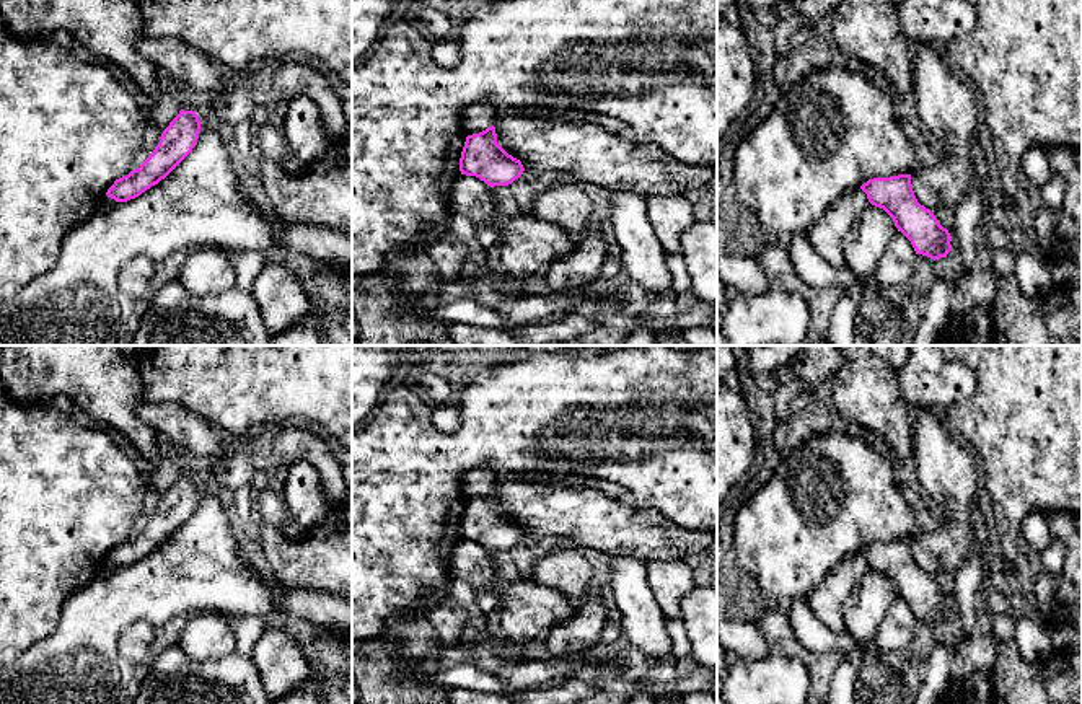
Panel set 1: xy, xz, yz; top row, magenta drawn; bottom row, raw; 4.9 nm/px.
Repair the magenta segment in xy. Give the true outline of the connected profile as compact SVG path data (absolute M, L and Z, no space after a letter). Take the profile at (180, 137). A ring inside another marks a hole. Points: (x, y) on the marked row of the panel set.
M181 109L163 130L150 156L137 169L116 179L106 196L116 202L127 202L158 184L192 152L199 132L199 116L194 111Z

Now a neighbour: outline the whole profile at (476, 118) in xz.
M479 101L463 111L463 127L468 135L479 134L497 121L497 108L489 101Z

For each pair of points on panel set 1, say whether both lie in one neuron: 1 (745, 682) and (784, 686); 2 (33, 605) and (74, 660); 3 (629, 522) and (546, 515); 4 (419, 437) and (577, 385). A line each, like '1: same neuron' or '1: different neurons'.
1: same neuron
2: different neurons
3: same neuron
4: same neuron

